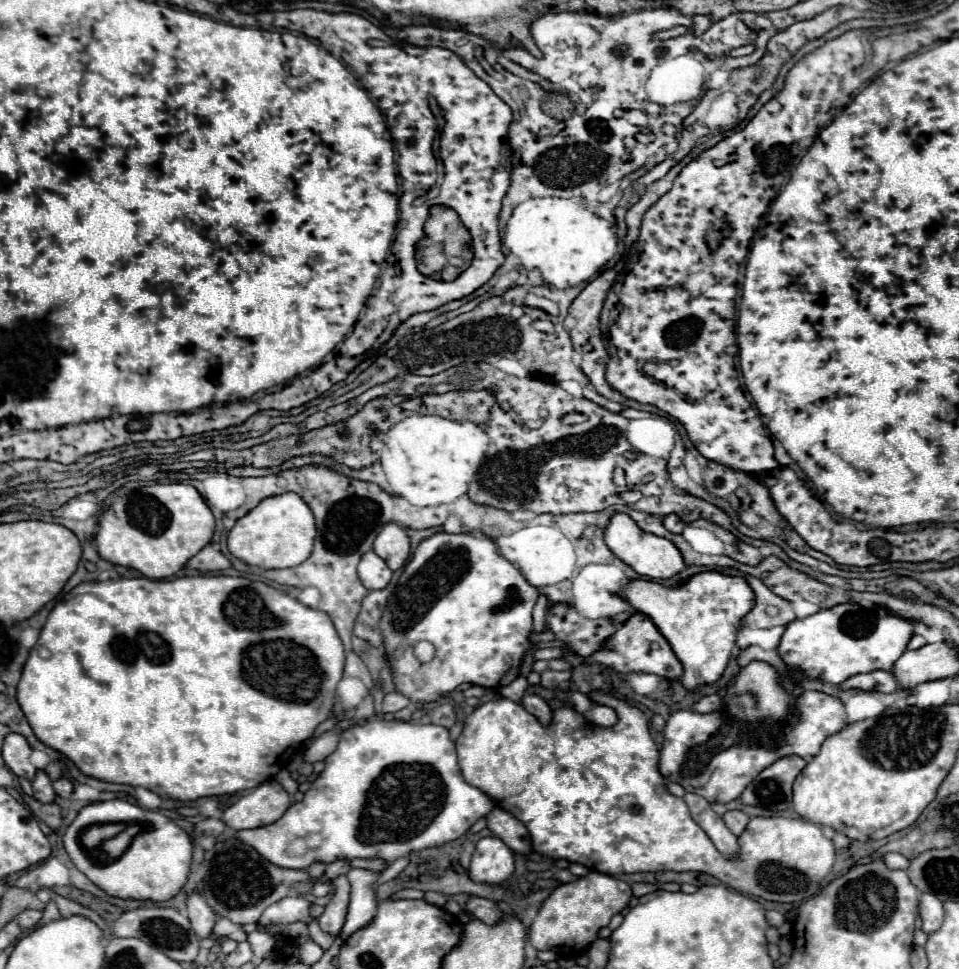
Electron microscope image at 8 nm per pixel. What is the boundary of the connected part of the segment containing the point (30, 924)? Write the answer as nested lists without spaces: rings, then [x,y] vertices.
[[[23,910],[15,920],[17,920],[17,924],[21,924],[21,930],[29,932],[29,930],[33,930],[33,928],[39,926],[41,912],[39,910]]]

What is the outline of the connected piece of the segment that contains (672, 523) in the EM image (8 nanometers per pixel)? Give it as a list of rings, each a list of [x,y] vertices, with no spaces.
[[[675,514],[665,516],[663,526],[665,526],[669,532],[673,532],[673,534],[681,534],[681,532],[683,532],[683,528],[685,528],[685,524],[683,524],[683,522],[679,520],[679,516],[675,516]]]

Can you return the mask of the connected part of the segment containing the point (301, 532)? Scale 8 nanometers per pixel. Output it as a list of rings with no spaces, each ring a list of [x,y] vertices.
[[[287,492],[281,496],[265,498],[247,516],[239,518],[227,536],[229,552],[249,566],[259,566],[263,570],[293,568],[305,562],[313,550],[315,520],[309,506],[301,496]]]

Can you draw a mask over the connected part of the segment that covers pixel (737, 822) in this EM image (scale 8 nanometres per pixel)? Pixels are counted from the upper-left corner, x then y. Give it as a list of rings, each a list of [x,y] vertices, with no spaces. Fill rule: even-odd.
[[[733,810],[733,812],[725,812],[723,816],[723,822],[727,824],[727,828],[735,834],[735,836],[741,836],[741,832],[745,830],[747,822],[749,822],[749,816],[739,812],[739,810]]]

